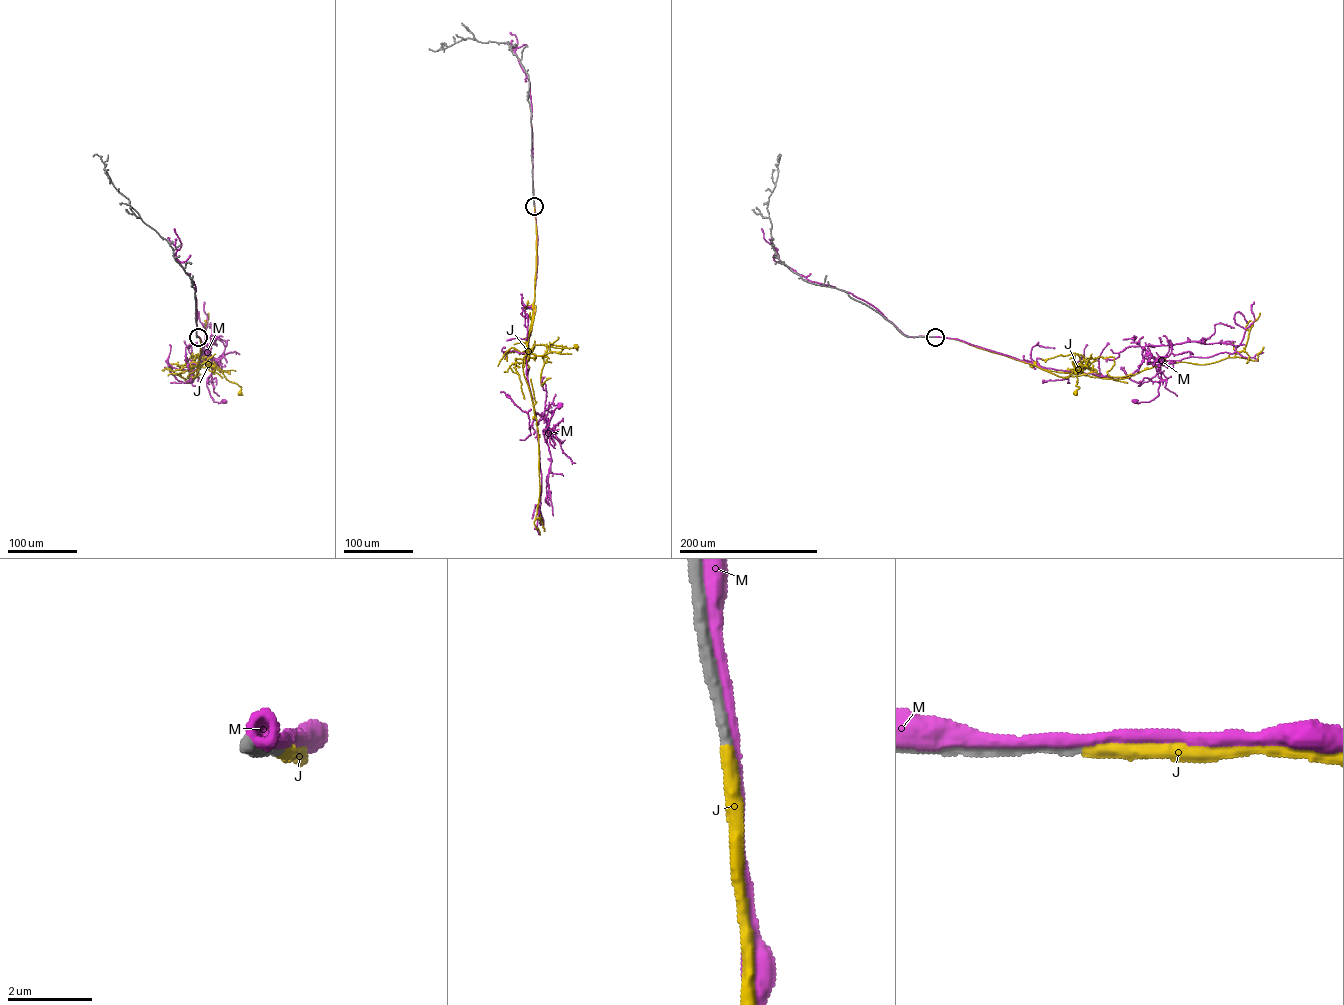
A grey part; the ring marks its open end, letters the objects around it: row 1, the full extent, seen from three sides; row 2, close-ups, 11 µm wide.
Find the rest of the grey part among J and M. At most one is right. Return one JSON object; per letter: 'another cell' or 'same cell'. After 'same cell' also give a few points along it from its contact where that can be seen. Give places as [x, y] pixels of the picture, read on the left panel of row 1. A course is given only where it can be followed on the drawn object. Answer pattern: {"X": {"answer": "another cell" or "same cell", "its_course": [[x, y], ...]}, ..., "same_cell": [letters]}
{"J": {"answer": "same cell", "its_course": [[198, 337], [198, 363], [195, 371], [189, 373], [192, 368], [205, 361], [240, 386], [240, 393]]}, "M": {"answer": "another cell"}, "same_cell": ["J"]}

